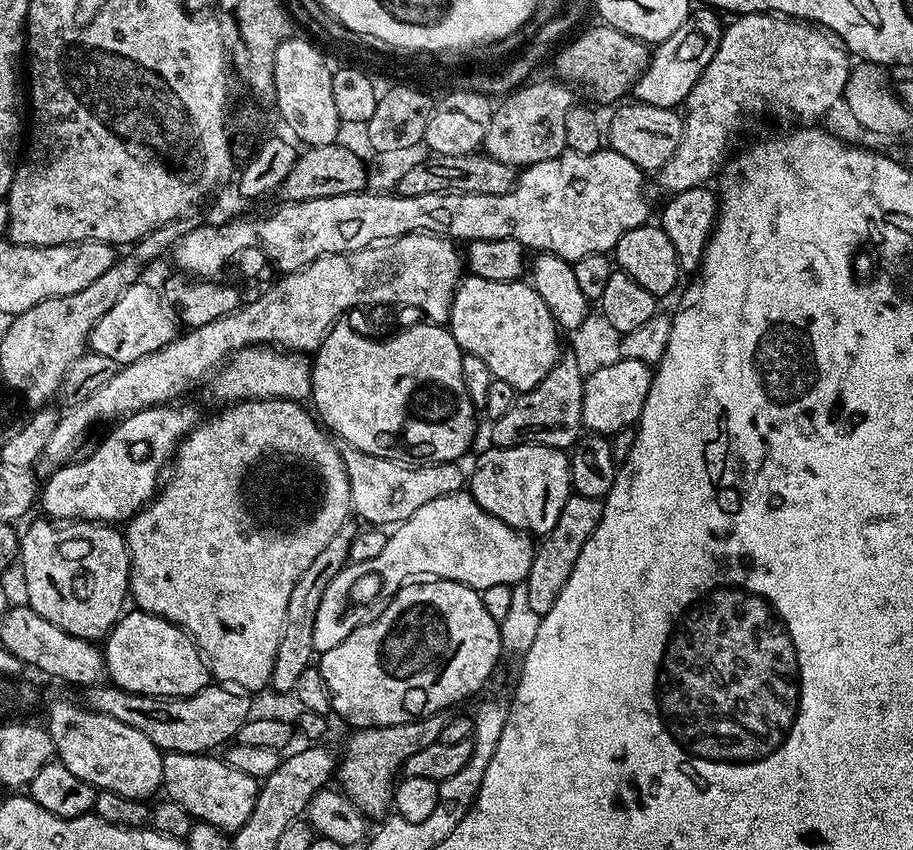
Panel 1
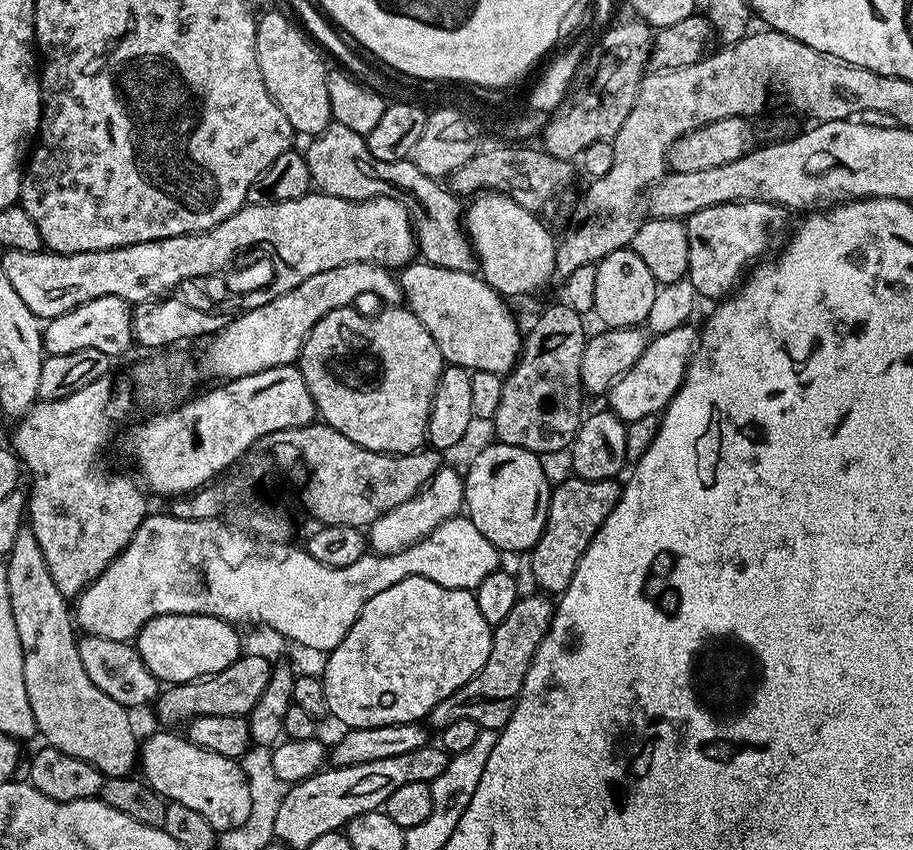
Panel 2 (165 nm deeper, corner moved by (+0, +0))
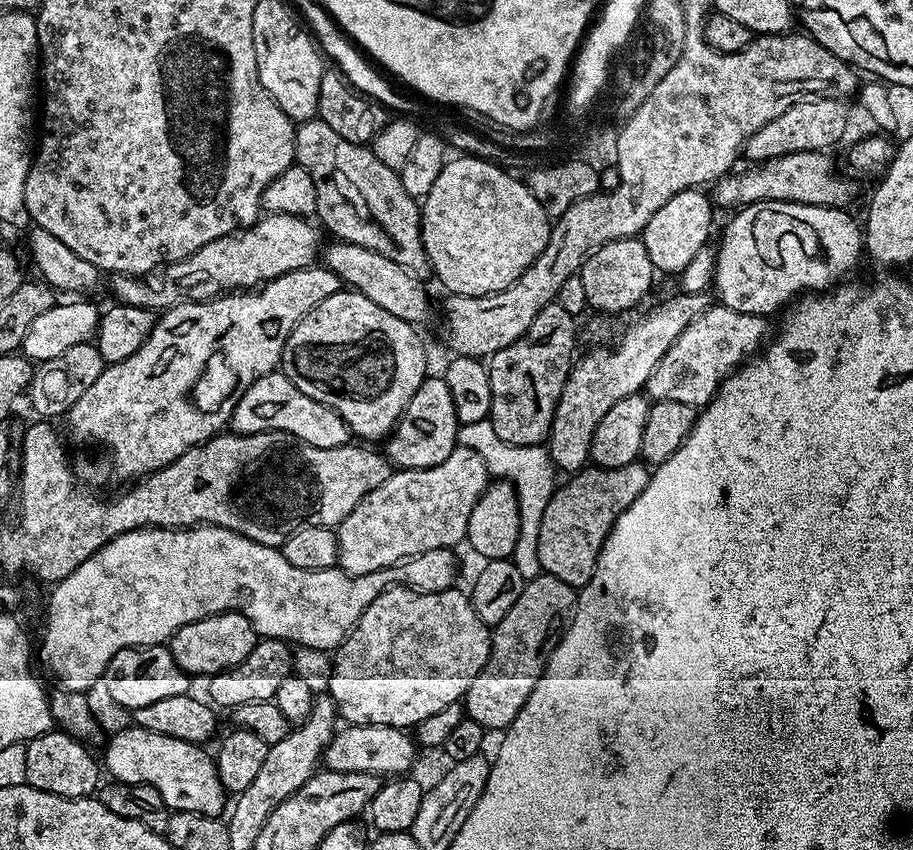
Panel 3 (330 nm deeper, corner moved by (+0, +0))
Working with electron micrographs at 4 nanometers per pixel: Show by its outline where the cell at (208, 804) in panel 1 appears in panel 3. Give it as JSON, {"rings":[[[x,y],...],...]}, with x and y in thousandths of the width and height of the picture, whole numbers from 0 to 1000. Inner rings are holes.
{"rings":[[[152,854],[136,856],[118,875],[118,881],[112,889],[112,899],[124,919],[134,922],[163,922],[173,929],[175,938],[180,940],[180,947],[185,953],[194,955],[219,955],[223,960],[240,961],[245,951],[245,936],[248,928],[241,919],[241,912],[237,909],[237,895],[231,888],[227,889],[220,876],[209,875],[206,871],[196,871],[189,866],[179,866],[172,861],[165,861]]]}

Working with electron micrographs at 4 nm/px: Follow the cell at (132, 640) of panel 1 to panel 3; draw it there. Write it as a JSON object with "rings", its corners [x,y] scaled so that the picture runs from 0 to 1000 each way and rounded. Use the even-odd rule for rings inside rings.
{"rings":[[[241,720],[237,725],[227,725],[199,736],[187,745],[182,760],[187,765],[191,779],[195,779],[195,784],[207,796],[231,798],[251,786],[260,786],[275,769],[281,755],[278,736],[268,725],[260,720]]]}

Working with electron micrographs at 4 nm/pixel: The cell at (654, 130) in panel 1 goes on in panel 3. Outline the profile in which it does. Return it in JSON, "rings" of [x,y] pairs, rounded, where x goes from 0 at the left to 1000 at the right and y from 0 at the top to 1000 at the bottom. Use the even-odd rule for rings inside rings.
{"rings":[[[908,113],[873,118],[865,125],[865,129],[852,134],[852,139],[839,144],[839,148],[835,148],[835,153],[826,153],[826,158],[821,158],[821,162],[815,168],[813,175],[814,187],[824,188],[819,191],[836,191],[838,188],[850,188],[861,181],[907,179],[911,176],[911,173],[929,155],[929,127],[927,124],[928,121],[924,118],[915,118]]]}

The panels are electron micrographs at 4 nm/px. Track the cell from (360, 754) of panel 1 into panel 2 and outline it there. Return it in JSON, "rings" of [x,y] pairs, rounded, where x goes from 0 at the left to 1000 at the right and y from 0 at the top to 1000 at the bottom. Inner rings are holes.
{"rings":[[[588,699],[586,701],[571,701],[566,706],[563,718],[550,727],[550,732],[539,740],[539,759],[537,760],[537,774],[493,821],[480,826],[475,835],[470,838],[467,847],[474,858],[481,859],[487,854],[494,854],[506,845],[515,845],[524,855],[552,856],[554,849],[565,834],[565,822],[570,820],[570,813],[574,806],[576,793],[581,788],[583,776],[587,773],[589,760],[600,745],[600,735],[605,732],[607,711],[599,700]]]}

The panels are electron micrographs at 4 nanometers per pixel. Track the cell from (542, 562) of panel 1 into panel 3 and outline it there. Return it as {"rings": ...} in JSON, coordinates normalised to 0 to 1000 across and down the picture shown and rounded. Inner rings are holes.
{"rings":[[[705,544],[677,548],[676,551],[655,551],[641,548],[634,555],[623,559],[622,565],[610,573],[608,581],[598,591],[598,600],[594,605],[594,619],[589,619],[589,661],[593,674],[611,680],[620,685],[620,689],[629,693],[637,693],[646,685],[646,680],[653,674],[653,662],[657,655],[657,648],[670,627],[675,611],[686,601],[708,576],[710,561],[712,559],[711,547]]]}

